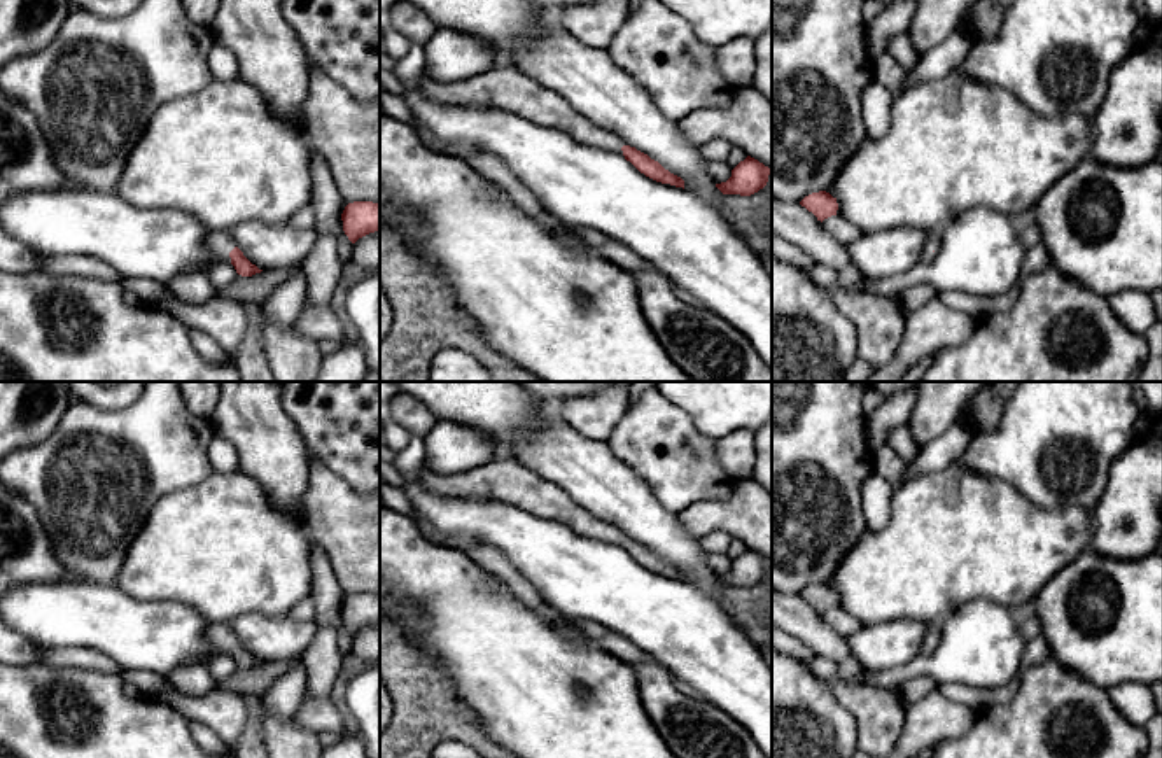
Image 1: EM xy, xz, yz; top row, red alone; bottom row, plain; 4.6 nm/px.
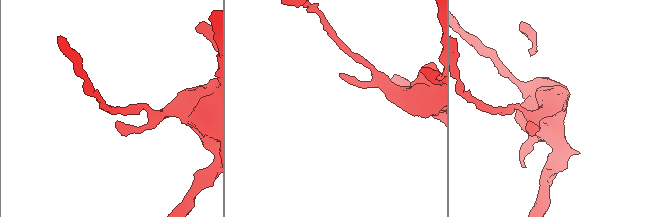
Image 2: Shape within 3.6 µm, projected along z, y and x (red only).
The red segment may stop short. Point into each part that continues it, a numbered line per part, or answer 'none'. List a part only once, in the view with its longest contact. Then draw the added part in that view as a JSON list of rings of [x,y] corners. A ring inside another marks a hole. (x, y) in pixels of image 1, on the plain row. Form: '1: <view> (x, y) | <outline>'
1: xy (221, 632) | [[[212,621],[208,625],[208,637],[229,646],[236,639],[236,634],[231,625]]]

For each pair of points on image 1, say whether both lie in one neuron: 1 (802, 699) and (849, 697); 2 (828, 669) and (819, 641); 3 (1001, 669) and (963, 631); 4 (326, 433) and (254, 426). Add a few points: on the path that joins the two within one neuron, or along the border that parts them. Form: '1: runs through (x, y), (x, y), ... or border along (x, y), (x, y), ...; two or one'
1: border along (828, 683), (837, 701), (853, 716), (856, 732); two
2: border along (816, 655), (826, 657), (835, 664), (835, 680); two
3: runs through (993, 660), (972, 639); one
4: border along (279, 400), (310, 456); two

